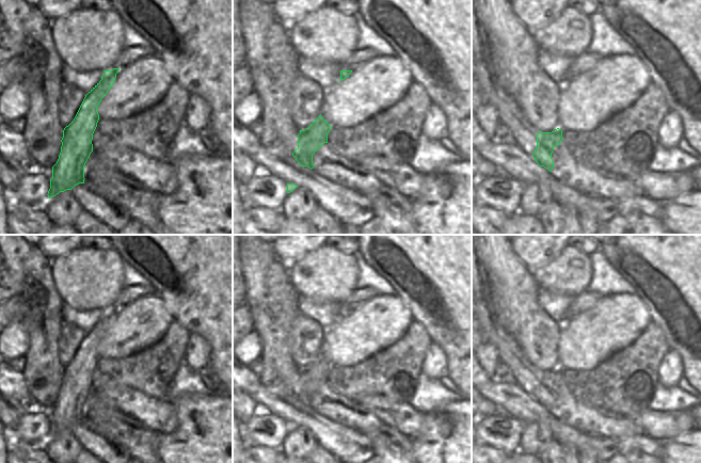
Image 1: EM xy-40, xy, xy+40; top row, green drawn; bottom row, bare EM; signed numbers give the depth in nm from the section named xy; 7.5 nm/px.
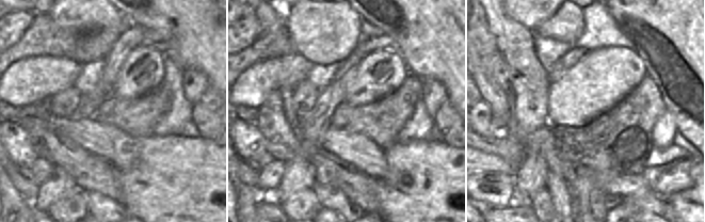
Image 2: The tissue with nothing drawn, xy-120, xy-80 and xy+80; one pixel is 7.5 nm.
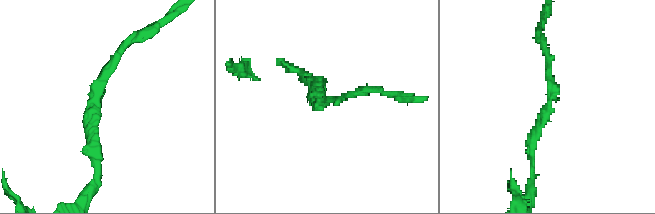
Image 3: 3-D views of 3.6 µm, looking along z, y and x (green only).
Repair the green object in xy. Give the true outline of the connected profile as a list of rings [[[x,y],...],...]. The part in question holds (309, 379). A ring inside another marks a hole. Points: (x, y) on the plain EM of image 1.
[[[320,353],[305,369],[300,369],[297,374],[298,387],[292,395],[301,405],[307,405],[310,409],[315,406],[313,394],[328,382],[328,372],[331,368],[330,363]]]

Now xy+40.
[[[557,367],[552,371],[542,371],[536,374],[537,377],[537,387],[532,392],[532,396],[540,405],[544,405],[549,411],[554,406],[554,400],[552,398],[552,392],[555,385],[558,385],[562,377],[562,369]]]

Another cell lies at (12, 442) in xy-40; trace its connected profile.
[[[3,427],[3,436],[5,438],[5,449],[7,453],[12,452],[16,449],[17,446],[20,445],[20,442],[18,441],[14,429]]]

